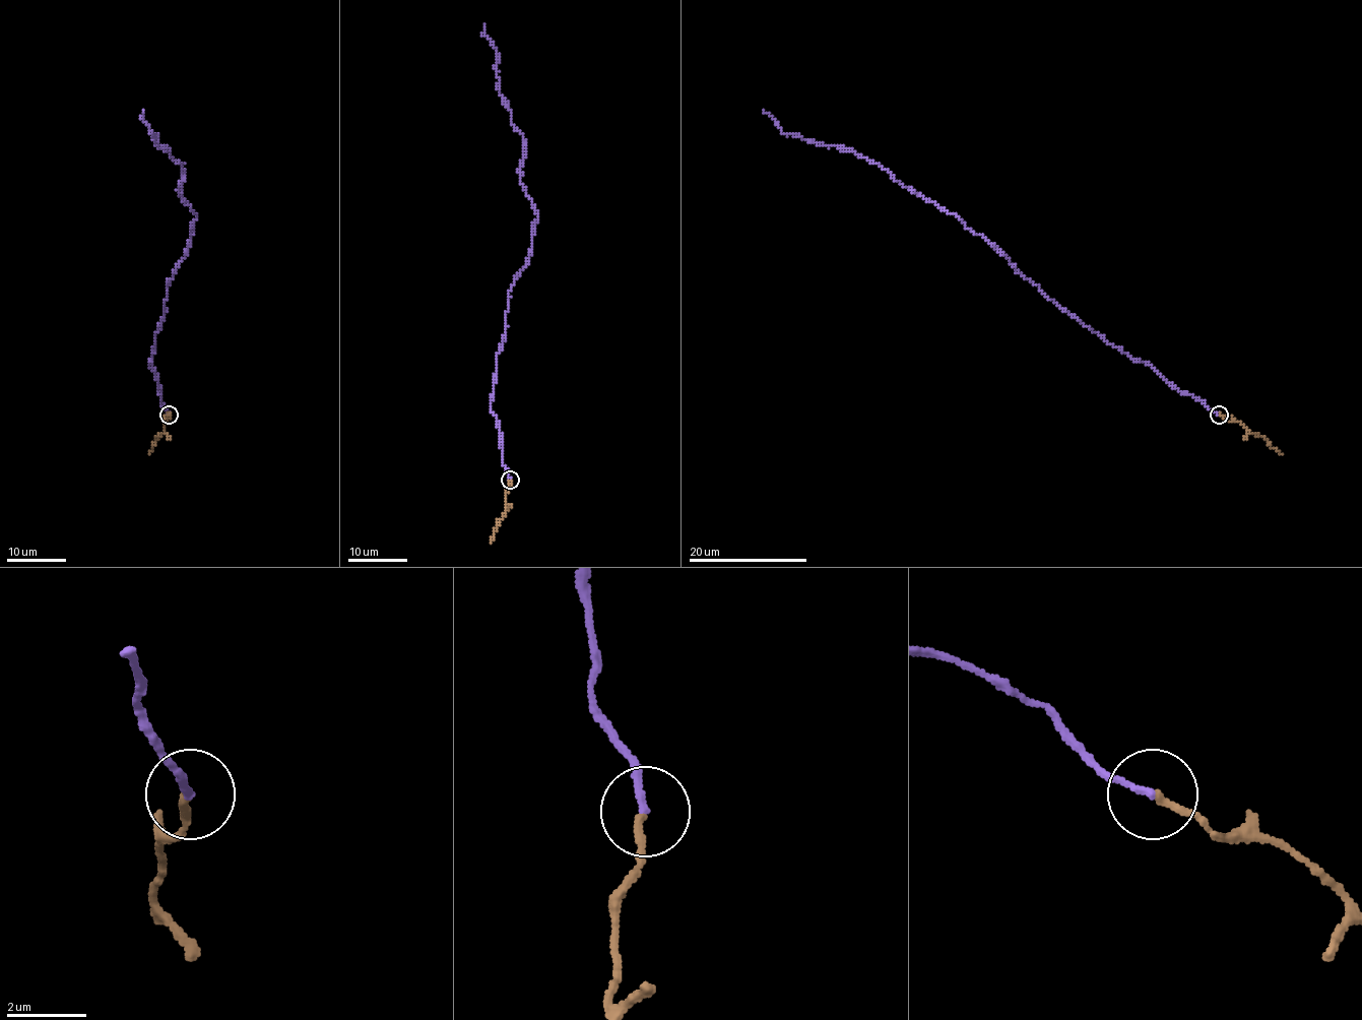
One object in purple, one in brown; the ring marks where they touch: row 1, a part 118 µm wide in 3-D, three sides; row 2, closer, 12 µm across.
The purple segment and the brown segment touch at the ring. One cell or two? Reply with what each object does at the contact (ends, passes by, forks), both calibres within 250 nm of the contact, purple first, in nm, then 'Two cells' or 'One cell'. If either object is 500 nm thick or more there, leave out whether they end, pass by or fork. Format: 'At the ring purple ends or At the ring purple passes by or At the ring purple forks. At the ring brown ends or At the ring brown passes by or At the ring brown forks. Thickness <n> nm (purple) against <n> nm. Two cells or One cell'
At the ring purple ends. At the ring brown ends. Thickness 180 nm (purple) against 200 nm. One cell

